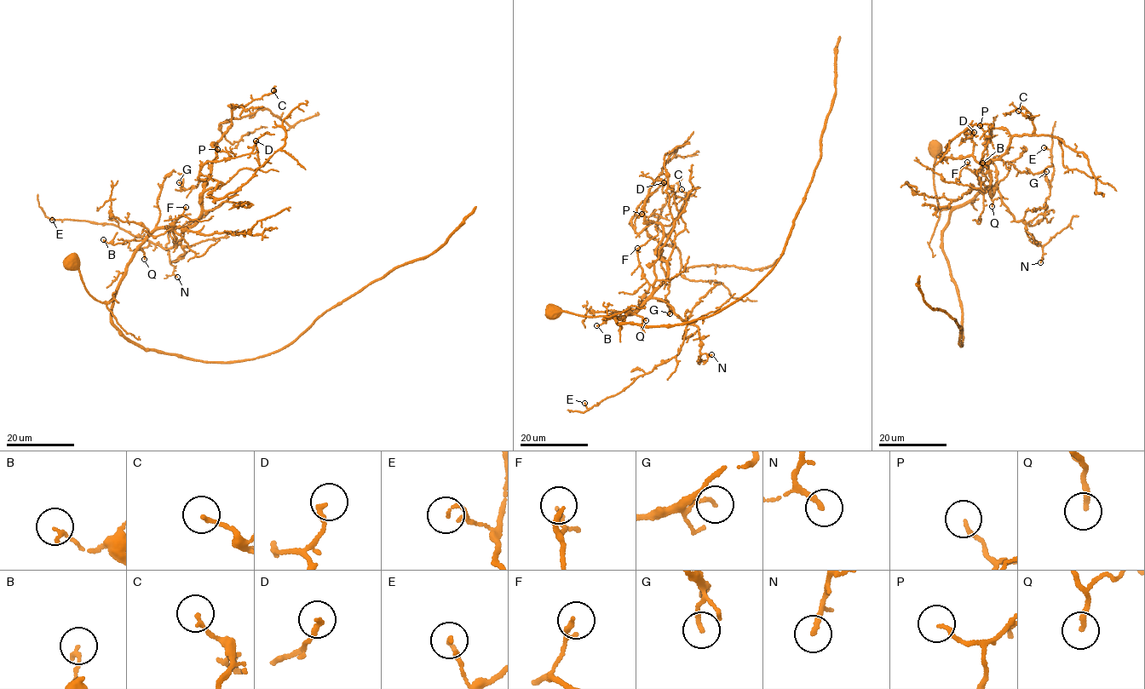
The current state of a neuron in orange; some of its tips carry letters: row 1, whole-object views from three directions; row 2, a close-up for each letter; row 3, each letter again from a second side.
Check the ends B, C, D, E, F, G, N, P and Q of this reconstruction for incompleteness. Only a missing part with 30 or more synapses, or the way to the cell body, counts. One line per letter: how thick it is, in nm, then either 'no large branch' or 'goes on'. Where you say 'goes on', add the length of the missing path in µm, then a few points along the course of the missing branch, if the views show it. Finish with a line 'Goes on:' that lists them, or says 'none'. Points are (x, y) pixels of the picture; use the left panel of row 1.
B: 150 nm | no large branch
C: 140 nm | no large branch
D: 200 nm | no large branch
E: 130 nm | no large branch
F: 170 nm | no large branch
G: 170 nm | no large branch
N: 200 nm | no large branch
P: 150 nm | no large branch
Q: 200 nm | goes on | 35 µm | (144, 259), (146, 264), (135, 272), (130, 280), (116, 280), (106, 273), (102, 265), (106, 252)
Goes on: Q

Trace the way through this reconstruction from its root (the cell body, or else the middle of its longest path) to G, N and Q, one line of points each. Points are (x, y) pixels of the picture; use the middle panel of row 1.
G: (551, 311), (619, 318), (635, 312), (665, 282), (666, 262), (656, 249), (670, 282), (665, 298), (670, 313)
N: (551, 311), (624, 318), (650, 298), (661, 300), (697, 327), (699, 352), (711, 354)
Q: (551, 311), (552, 307), (578, 316), (611, 315), (619, 318), (628, 312), (646, 320)

